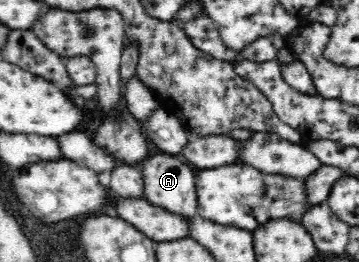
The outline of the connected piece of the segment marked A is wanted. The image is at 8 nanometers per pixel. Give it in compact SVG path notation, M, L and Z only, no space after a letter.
M159 152L140 162L140 172L144 183L142 198L154 206L187 219L196 214L195 174L181 158Z

